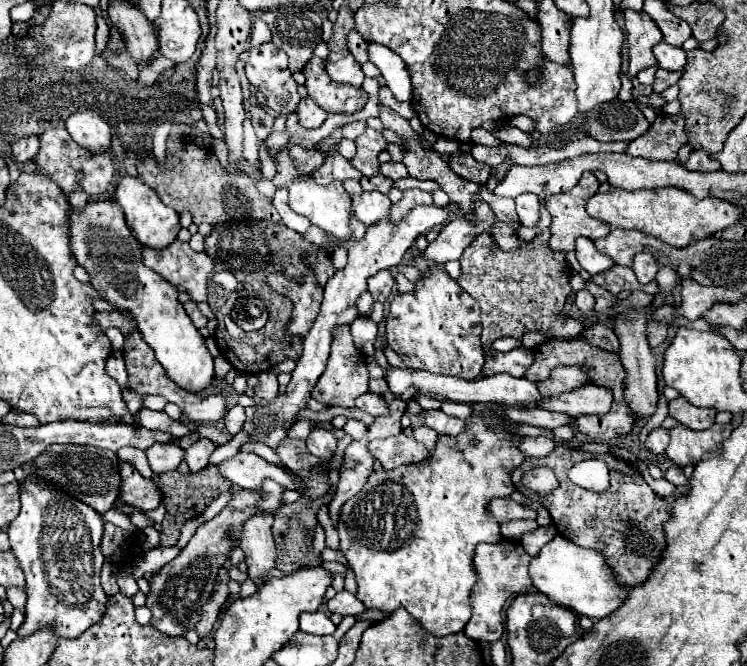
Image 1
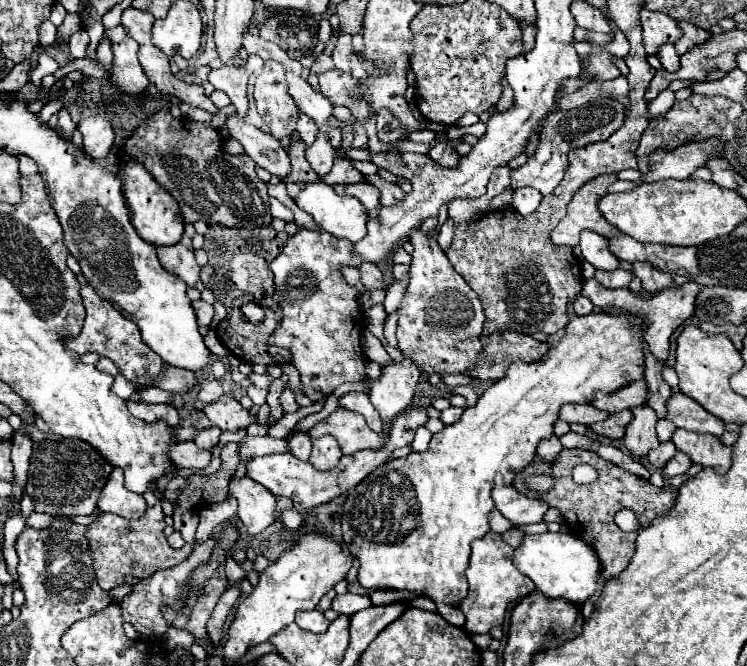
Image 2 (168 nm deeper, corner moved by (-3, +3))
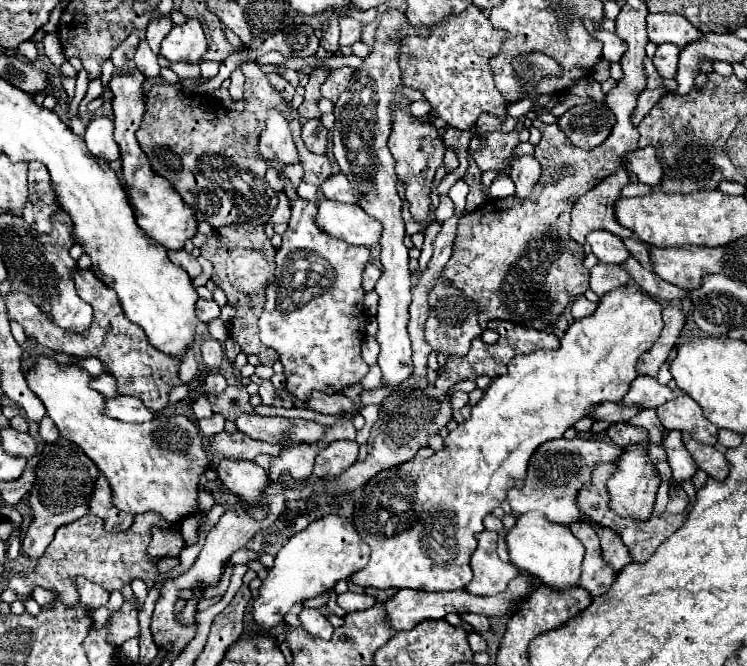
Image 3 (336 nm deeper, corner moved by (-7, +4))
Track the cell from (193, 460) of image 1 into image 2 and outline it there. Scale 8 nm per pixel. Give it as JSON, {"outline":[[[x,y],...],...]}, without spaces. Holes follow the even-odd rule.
{"outline":[[[209,427],[209,429],[203,429],[195,435],[195,443],[199,449],[209,449],[209,447],[215,447],[217,441],[219,441],[219,435],[221,435],[221,429],[219,427]]]}

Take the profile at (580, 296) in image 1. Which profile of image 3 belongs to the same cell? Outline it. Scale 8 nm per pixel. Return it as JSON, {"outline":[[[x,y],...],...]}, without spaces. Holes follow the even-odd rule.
{"outline":[[[579,296],[579,298],[573,302],[573,306],[571,306],[571,314],[573,314],[573,318],[577,320],[577,318],[585,318],[585,316],[593,314],[595,308],[597,308],[595,302],[589,302],[585,296]]]}

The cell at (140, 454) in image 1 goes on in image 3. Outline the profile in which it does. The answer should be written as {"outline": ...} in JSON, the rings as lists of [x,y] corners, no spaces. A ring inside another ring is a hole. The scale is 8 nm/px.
{"outline":[[[145,512],[141,516],[135,516],[129,530],[125,530],[125,532],[107,532],[105,524],[99,516],[87,514],[79,520],[75,520],[73,524],[61,526],[55,532],[55,538],[47,546],[45,554],[39,558],[37,568],[31,574],[27,574],[25,578],[11,578],[7,586],[17,596],[29,596],[33,586],[41,586],[45,590],[57,590],[61,594],[63,604],[69,604],[69,606],[75,606],[77,598],[79,598],[77,588],[73,584],[75,576],[91,578],[95,584],[103,586],[107,592],[121,590],[133,578],[145,580],[147,586],[151,588],[159,578],[159,570],[157,570],[159,558],[147,556],[153,526],[167,528],[169,524],[167,524],[167,520],[163,520],[163,516],[159,516],[159,512]]]}

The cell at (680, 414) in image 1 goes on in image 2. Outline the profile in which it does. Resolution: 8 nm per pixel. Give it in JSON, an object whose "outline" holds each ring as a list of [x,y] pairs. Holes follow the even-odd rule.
{"outline":[[[673,393],[667,399],[667,415],[665,419],[673,421],[675,427],[697,431],[697,433],[711,433],[715,437],[721,437],[725,431],[725,423],[717,417],[713,417],[709,411],[705,411],[697,401],[683,393]]]}

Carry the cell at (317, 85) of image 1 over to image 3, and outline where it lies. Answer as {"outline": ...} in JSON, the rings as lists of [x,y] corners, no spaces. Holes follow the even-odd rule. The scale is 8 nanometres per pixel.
{"outline":[[[343,66],[343,68],[331,70],[329,76],[327,76],[327,80],[325,80],[323,86],[321,86],[321,94],[323,94],[325,98],[329,98],[331,102],[337,102],[339,94],[347,88],[347,84],[349,84],[349,80],[351,80],[351,76],[353,76],[353,70],[355,70],[355,68],[351,68],[351,66]]]}

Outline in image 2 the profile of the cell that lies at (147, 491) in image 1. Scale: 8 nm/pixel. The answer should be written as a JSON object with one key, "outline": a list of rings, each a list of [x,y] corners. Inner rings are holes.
{"outline":[[[113,469],[111,479],[103,487],[103,493],[99,495],[97,507],[103,513],[113,513],[125,519],[139,519],[145,513],[147,503],[141,495],[129,493],[123,485],[123,471]]]}

